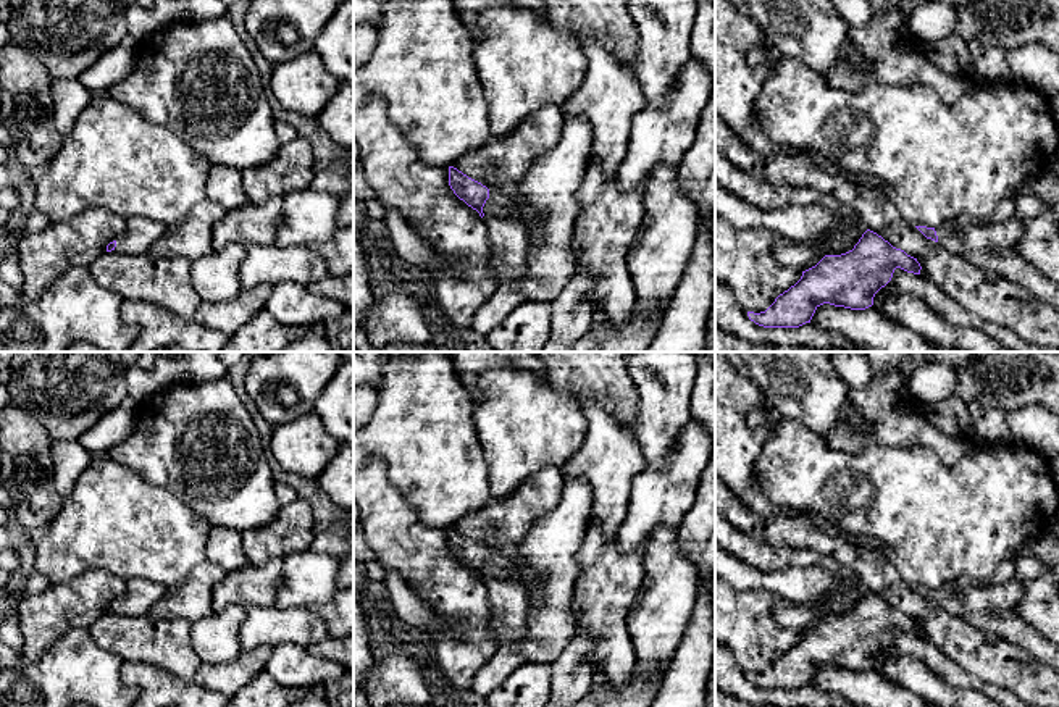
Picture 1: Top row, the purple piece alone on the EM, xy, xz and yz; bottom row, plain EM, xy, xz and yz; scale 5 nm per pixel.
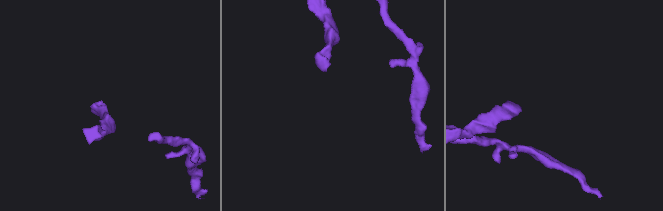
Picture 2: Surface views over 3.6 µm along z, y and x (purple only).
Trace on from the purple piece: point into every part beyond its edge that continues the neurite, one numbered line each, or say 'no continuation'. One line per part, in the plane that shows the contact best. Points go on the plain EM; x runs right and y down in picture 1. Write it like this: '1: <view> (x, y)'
1: yz (948, 594)

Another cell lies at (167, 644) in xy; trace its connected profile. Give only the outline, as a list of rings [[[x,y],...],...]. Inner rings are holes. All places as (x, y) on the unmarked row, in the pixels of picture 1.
[[[111,612],[87,630],[97,646],[116,654],[121,662],[158,667],[187,681],[202,663],[190,642],[190,623],[184,620]]]

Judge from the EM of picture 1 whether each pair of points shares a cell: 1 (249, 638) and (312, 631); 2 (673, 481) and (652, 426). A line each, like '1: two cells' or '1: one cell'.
1: one cell
2: two cells

